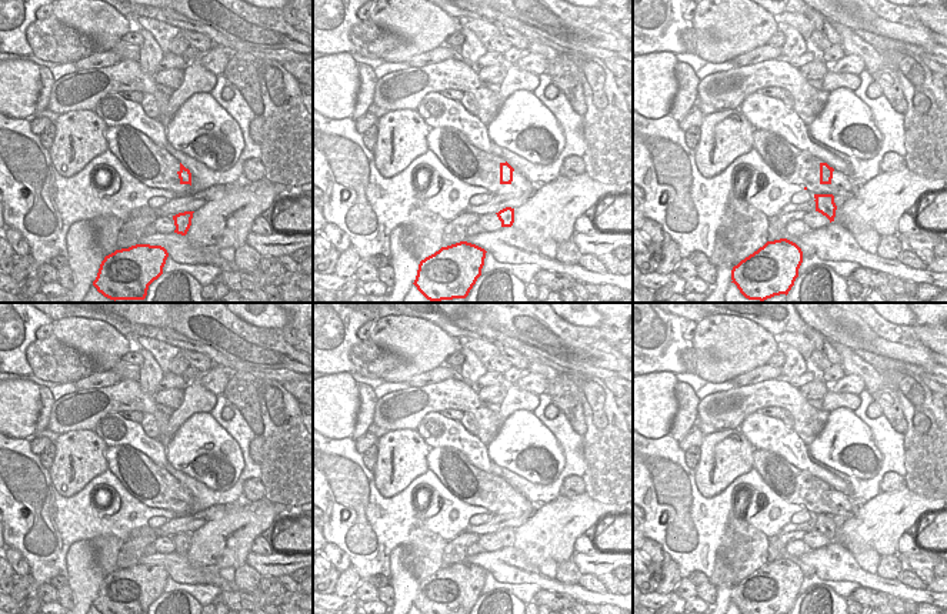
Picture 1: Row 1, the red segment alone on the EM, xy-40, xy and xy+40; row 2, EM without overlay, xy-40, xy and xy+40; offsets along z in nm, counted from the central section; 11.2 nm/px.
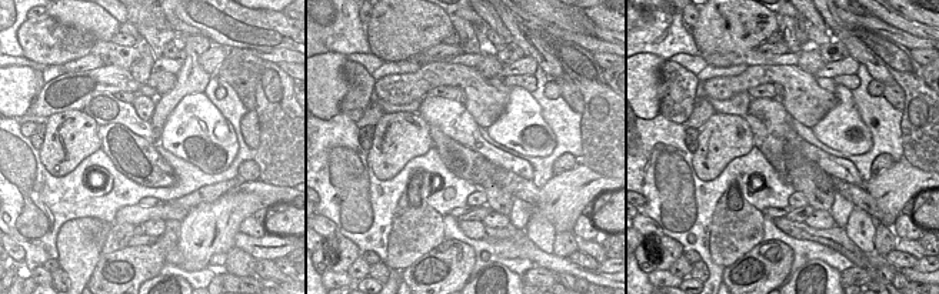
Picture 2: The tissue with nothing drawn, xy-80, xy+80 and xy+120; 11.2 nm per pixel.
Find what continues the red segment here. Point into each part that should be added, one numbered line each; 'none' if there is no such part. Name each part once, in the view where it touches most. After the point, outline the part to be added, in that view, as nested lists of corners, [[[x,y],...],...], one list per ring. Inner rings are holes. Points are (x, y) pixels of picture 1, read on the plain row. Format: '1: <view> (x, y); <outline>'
none

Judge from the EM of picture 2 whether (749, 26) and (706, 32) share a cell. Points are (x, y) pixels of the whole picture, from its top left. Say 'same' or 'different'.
same

